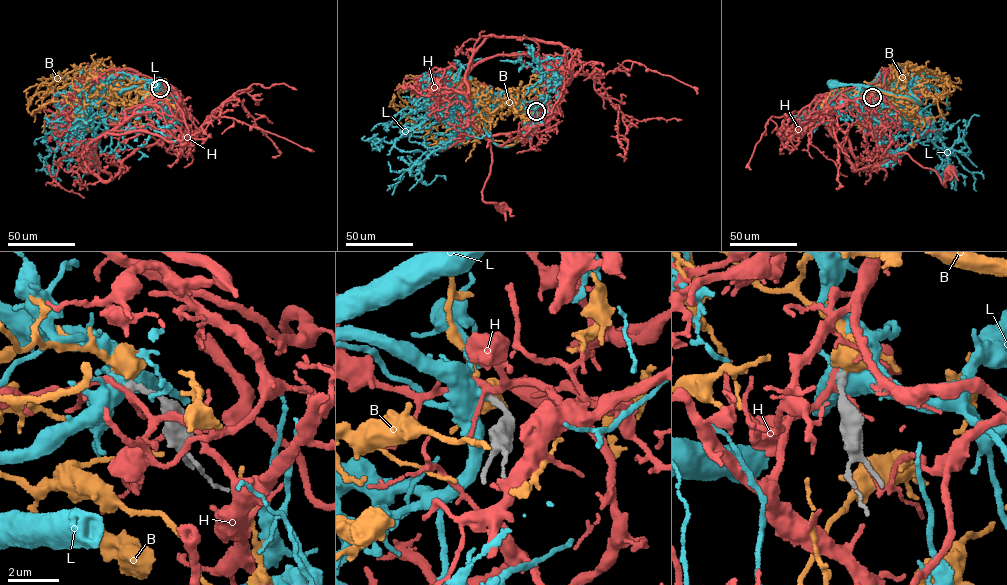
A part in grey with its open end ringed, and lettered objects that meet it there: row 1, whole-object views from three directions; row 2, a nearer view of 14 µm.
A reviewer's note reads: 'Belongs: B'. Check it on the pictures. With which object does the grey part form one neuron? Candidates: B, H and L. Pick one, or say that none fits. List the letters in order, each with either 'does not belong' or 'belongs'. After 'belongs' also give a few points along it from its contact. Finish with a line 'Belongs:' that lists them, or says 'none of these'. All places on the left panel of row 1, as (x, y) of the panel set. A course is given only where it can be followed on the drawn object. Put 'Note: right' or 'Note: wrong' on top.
Note: right
B: belongs | via (160, 88), (153, 85), (137, 93), (126, 110), (118, 80), (97, 89), (49, 87), (30, 104), (30, 97)
H: does not belong
L: does not belong
Belongs: B

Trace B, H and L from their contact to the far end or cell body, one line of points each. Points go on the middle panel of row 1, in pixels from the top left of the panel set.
B: (536, 112), (535, 100), (521, 91), (454, 135), (430, 133), (414, 124), (402, 90)
H: (536, 111), (540, 112), (535, 132), (531, 129), (487, 137), (492, 160), (482, 200), (503, 206)
L: (536, 111), (534, 117), (525, 114), (521, 101), (544, 99), (551, 85), (550, 71), (552, 72)

